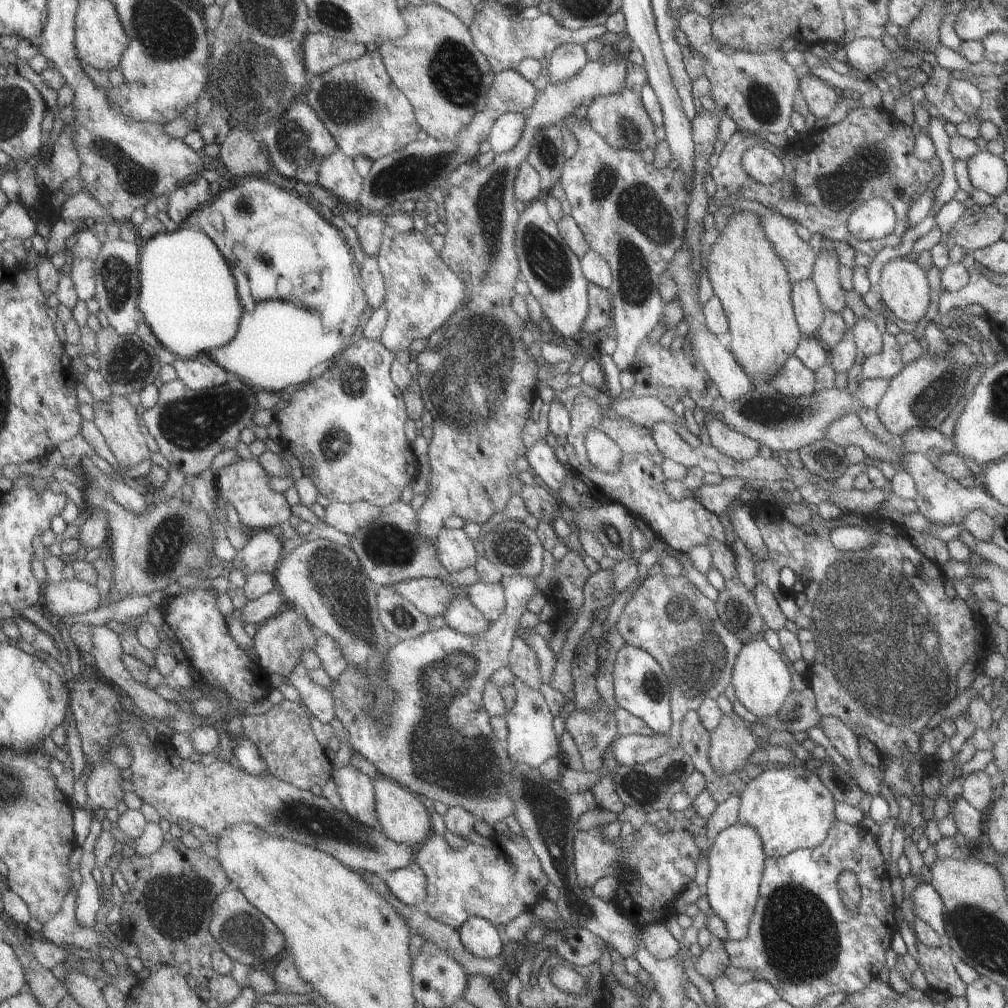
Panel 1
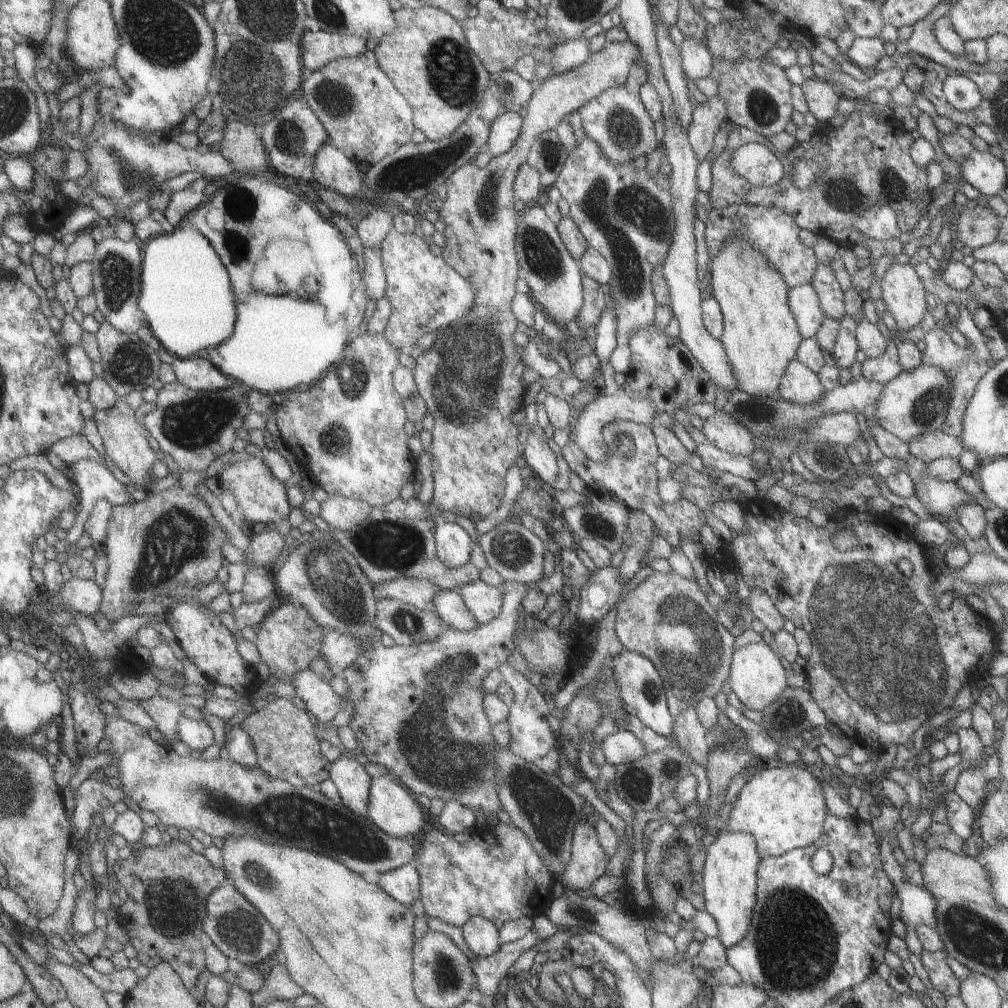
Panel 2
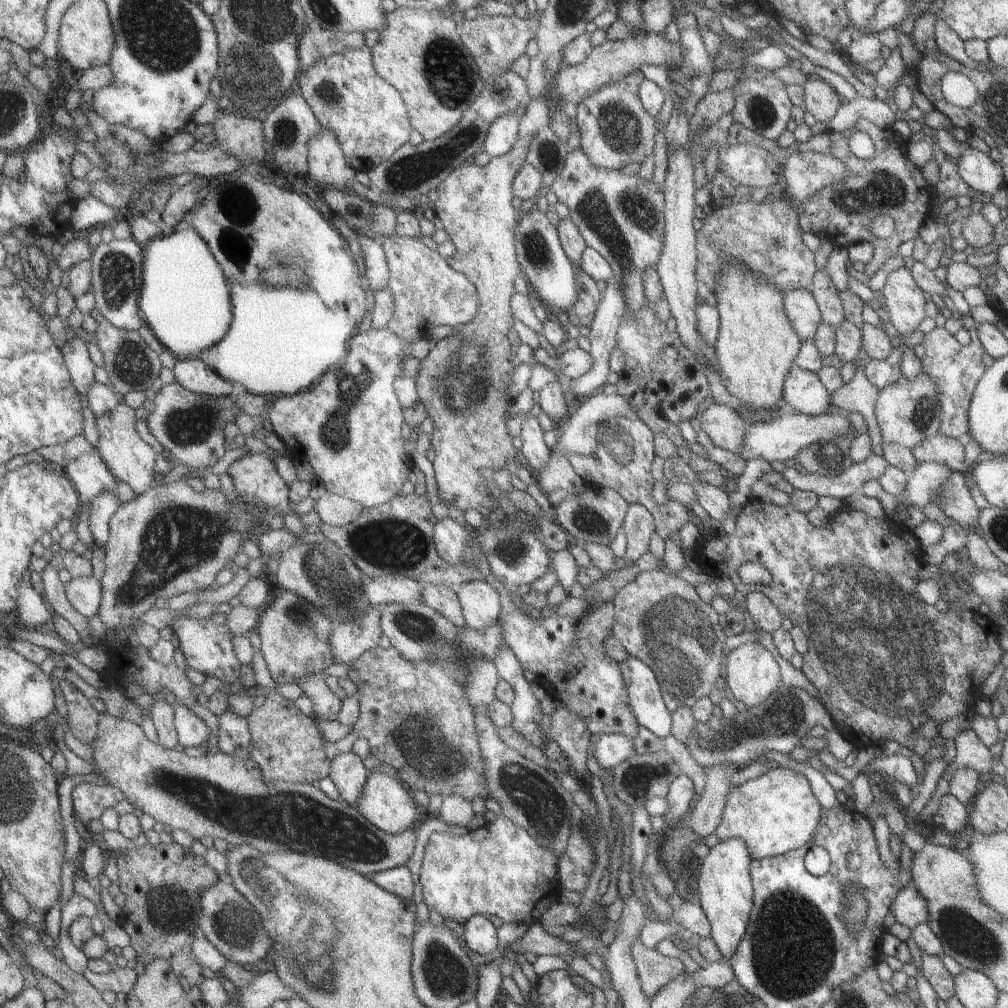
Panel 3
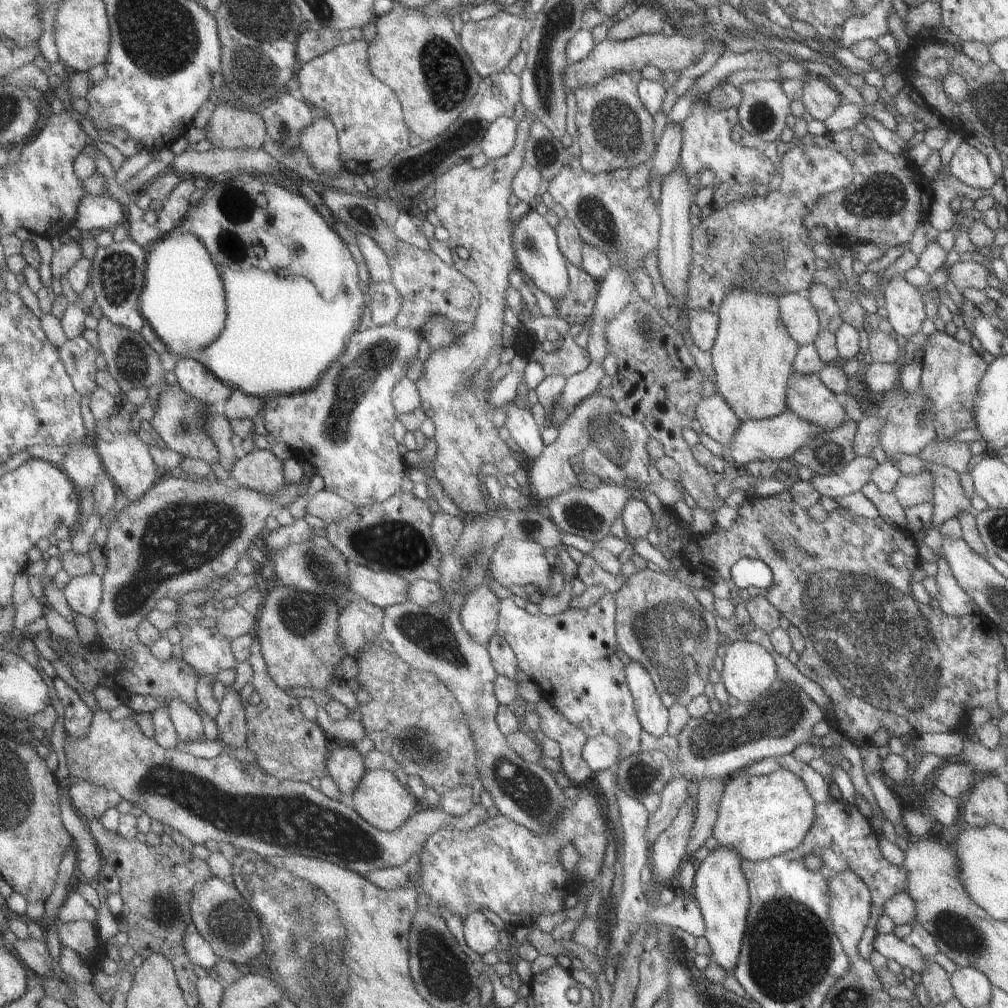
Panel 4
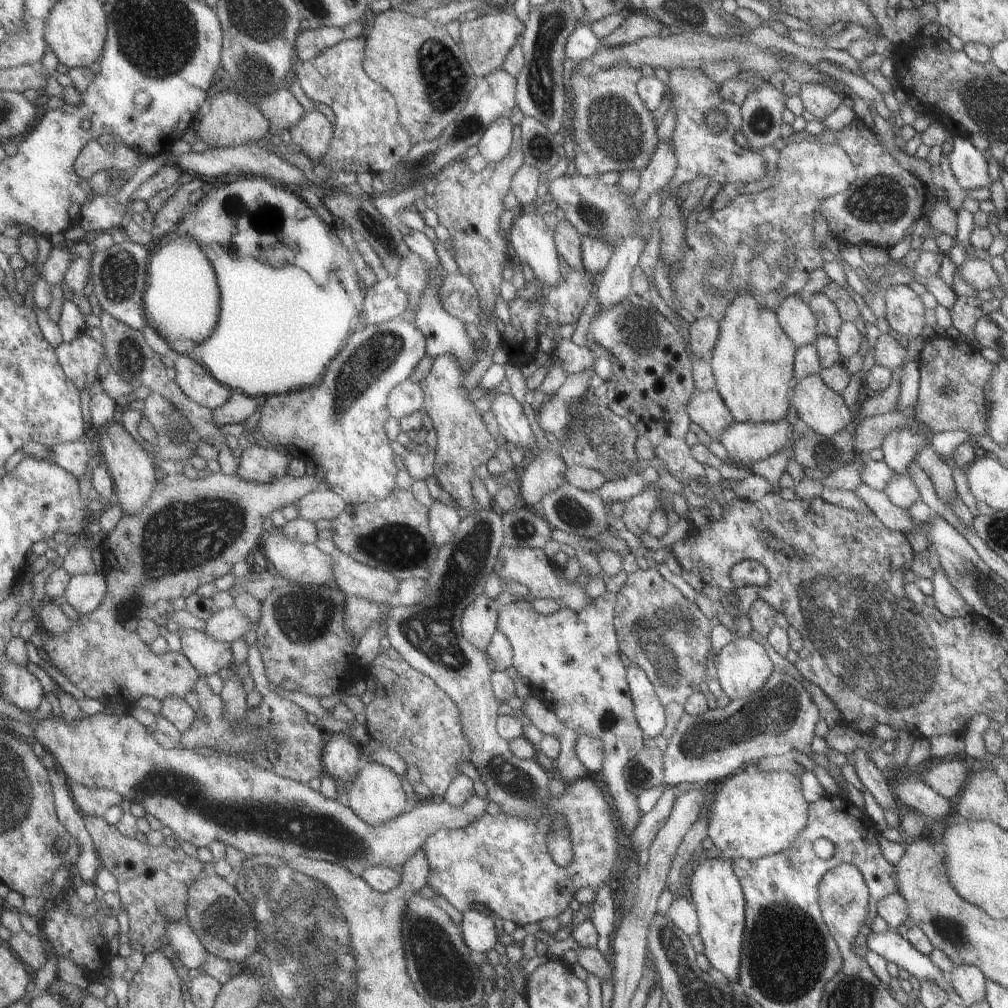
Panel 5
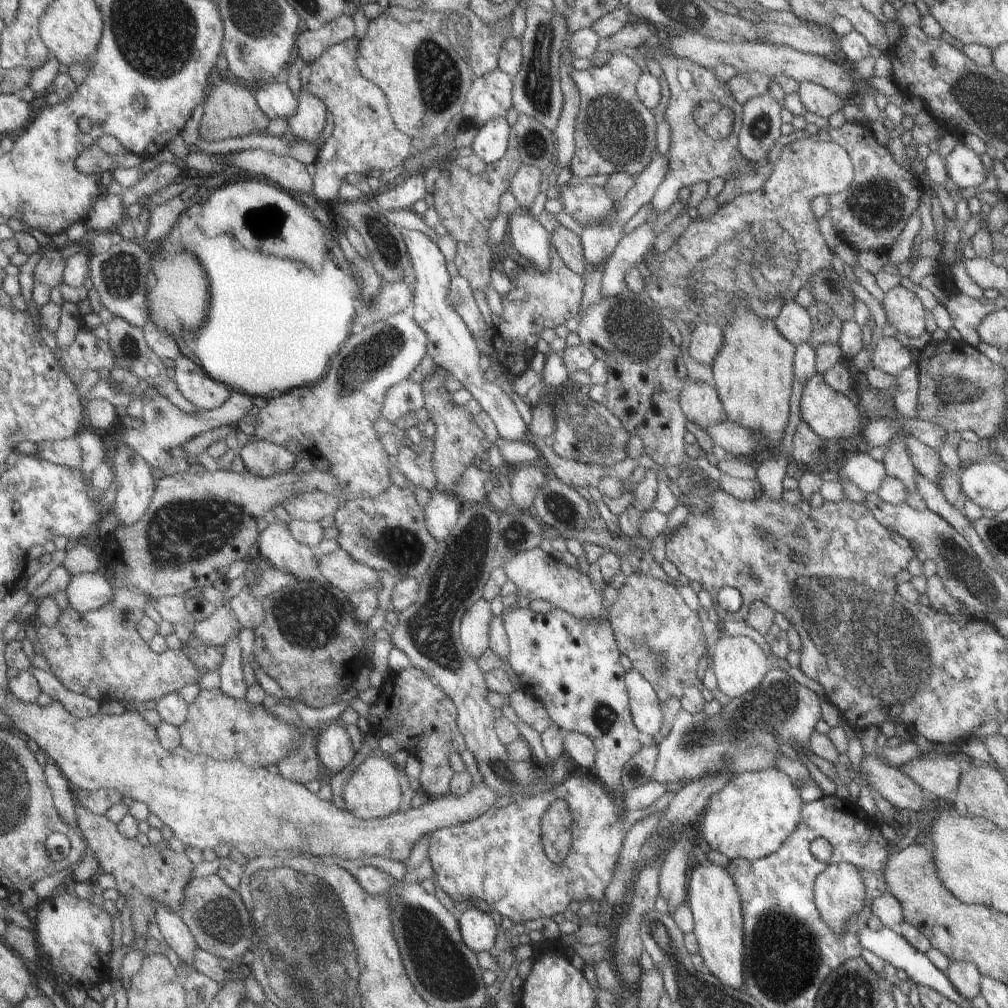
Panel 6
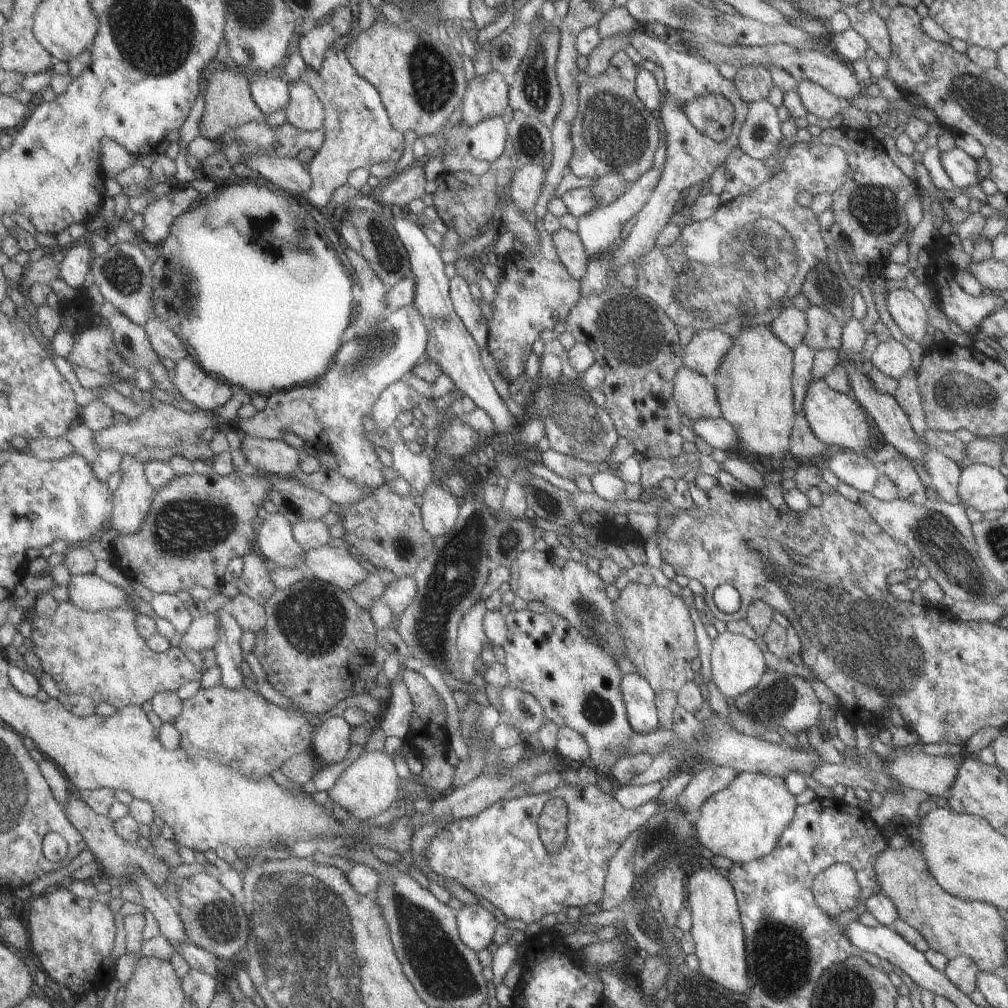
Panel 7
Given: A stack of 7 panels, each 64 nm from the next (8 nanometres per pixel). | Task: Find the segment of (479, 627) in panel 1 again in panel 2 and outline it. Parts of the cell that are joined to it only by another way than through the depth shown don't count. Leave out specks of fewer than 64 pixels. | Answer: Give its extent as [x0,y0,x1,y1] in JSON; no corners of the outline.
[435,589,478,631]

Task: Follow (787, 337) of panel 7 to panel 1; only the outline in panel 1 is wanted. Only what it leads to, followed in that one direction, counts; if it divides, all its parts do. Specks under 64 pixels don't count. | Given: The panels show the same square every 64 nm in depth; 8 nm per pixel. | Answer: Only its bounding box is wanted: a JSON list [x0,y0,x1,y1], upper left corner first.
[789,278,825,337]

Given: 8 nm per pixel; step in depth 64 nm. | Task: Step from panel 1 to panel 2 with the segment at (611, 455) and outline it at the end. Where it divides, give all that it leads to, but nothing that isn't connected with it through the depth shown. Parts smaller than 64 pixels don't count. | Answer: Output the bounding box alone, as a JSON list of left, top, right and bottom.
[567,387,657,461]

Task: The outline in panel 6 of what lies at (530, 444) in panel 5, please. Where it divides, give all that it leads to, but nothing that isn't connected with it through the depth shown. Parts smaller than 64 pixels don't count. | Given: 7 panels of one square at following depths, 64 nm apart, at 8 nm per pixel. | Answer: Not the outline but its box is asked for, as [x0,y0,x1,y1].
[400,227,527,441]

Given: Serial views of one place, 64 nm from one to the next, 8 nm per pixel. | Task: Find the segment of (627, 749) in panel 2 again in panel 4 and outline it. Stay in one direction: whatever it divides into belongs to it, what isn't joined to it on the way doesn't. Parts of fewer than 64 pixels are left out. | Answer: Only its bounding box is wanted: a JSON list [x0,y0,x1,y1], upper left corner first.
[581,735,620,772]

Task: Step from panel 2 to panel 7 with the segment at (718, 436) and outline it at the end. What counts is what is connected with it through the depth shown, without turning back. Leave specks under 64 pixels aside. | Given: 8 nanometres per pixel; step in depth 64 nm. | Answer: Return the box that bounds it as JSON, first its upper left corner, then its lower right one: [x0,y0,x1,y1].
[672,366,720,420]

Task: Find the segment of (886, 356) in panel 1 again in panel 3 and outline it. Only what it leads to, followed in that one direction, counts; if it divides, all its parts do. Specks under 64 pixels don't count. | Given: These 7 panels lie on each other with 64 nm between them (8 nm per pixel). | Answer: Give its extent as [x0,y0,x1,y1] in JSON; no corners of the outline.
[863,347,903,390]

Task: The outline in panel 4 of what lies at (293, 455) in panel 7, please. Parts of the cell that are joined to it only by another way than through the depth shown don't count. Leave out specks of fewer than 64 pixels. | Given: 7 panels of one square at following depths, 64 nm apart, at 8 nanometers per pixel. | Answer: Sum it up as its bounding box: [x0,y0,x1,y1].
[232,446,288,495]

